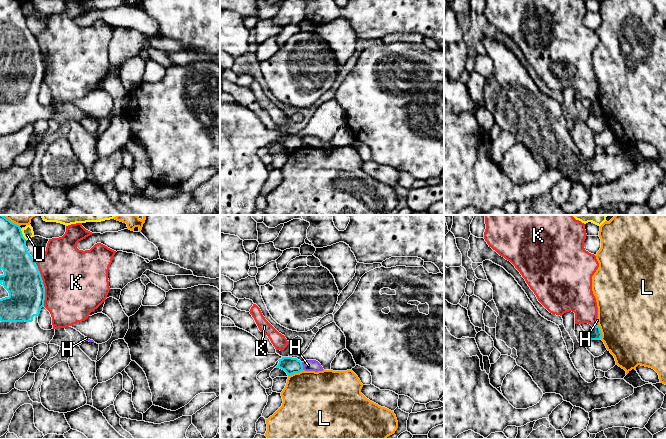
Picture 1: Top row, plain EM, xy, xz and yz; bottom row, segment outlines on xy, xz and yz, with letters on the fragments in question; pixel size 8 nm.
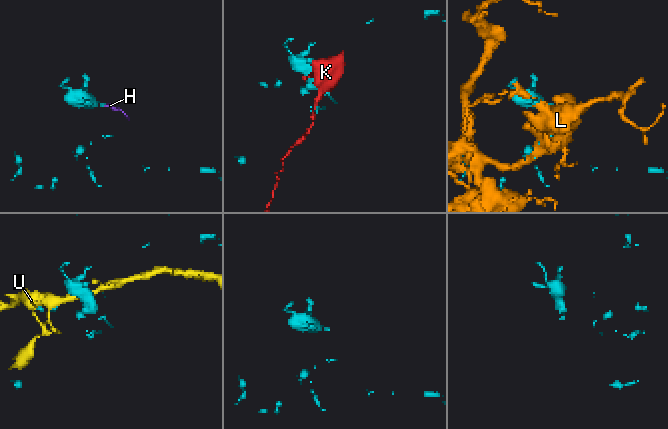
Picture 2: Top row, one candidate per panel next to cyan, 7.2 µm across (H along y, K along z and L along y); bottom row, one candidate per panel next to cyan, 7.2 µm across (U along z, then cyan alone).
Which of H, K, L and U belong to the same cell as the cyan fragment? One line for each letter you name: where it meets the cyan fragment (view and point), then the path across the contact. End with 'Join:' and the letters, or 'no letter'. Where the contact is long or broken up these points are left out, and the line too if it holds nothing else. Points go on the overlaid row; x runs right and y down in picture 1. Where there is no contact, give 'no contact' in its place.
Join: no letter

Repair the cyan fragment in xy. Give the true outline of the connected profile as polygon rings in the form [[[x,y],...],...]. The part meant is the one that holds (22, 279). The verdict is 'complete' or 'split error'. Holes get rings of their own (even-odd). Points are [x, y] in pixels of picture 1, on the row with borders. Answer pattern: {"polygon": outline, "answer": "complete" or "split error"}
{"polygon": [[[0,215],[0,361],[15,357],[38,344],[48,345],[55,335],[55,329],[44,330],[38,323],[44,306],[45,287],[36,261],[27,250],[26,241],[20,226]]], "answer": "split error"}

